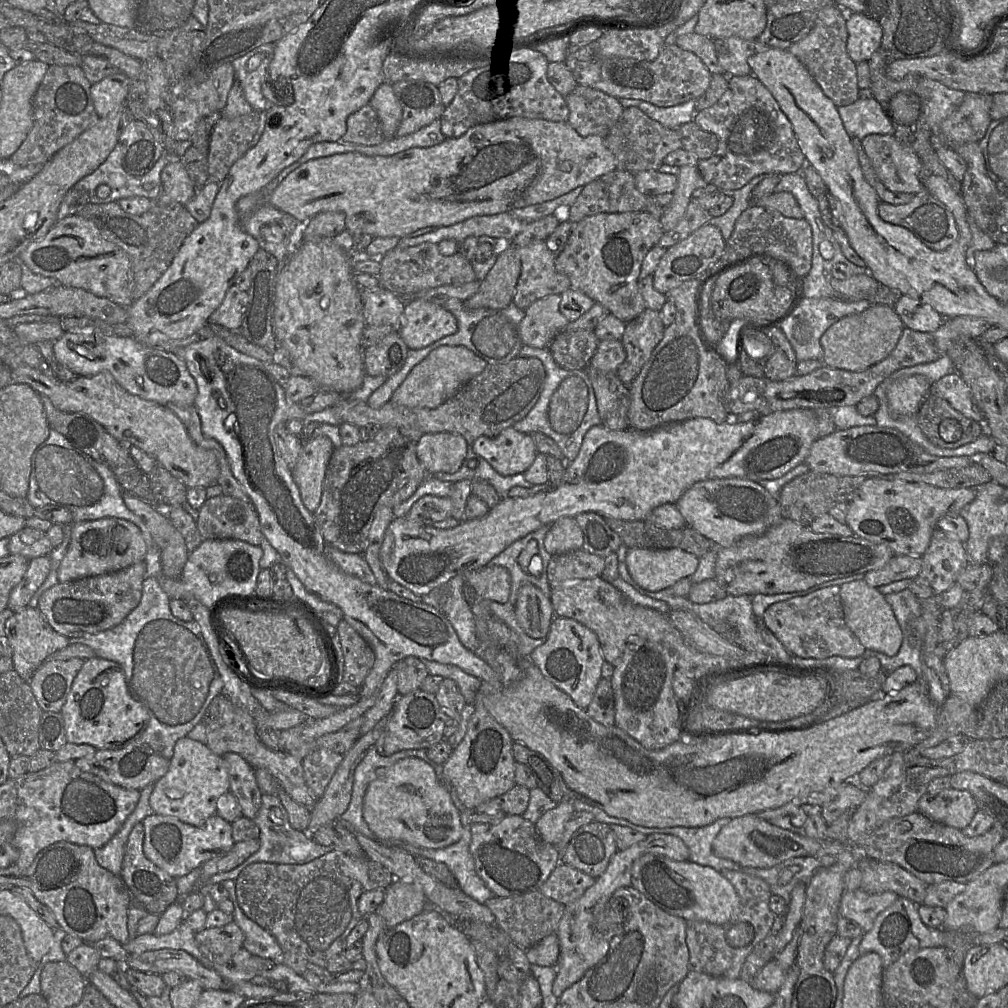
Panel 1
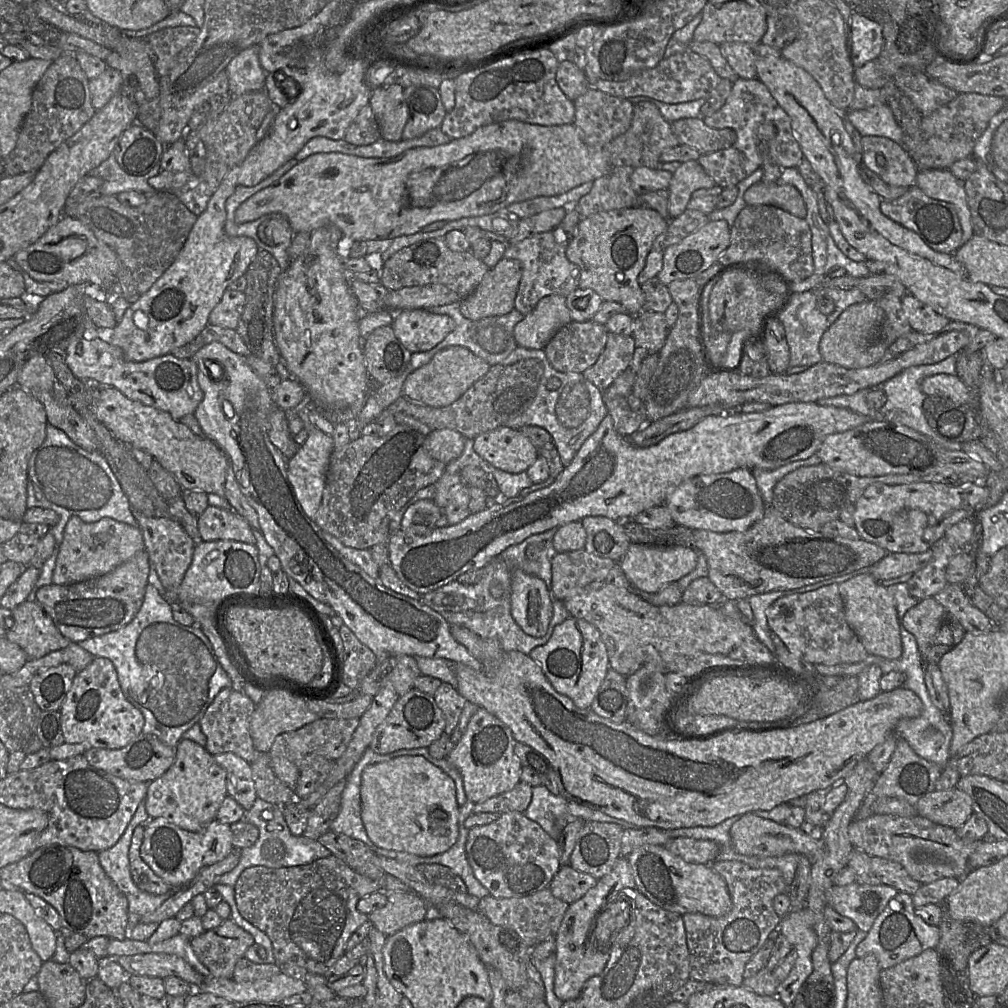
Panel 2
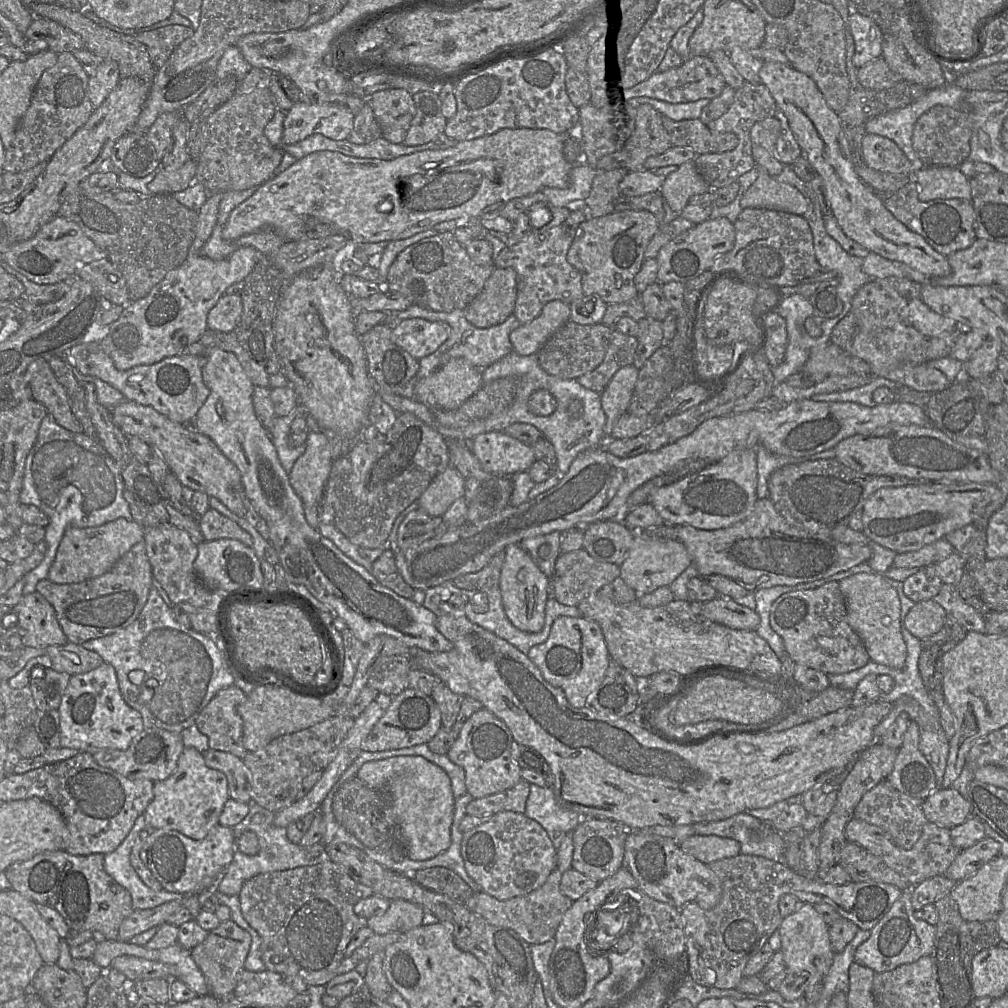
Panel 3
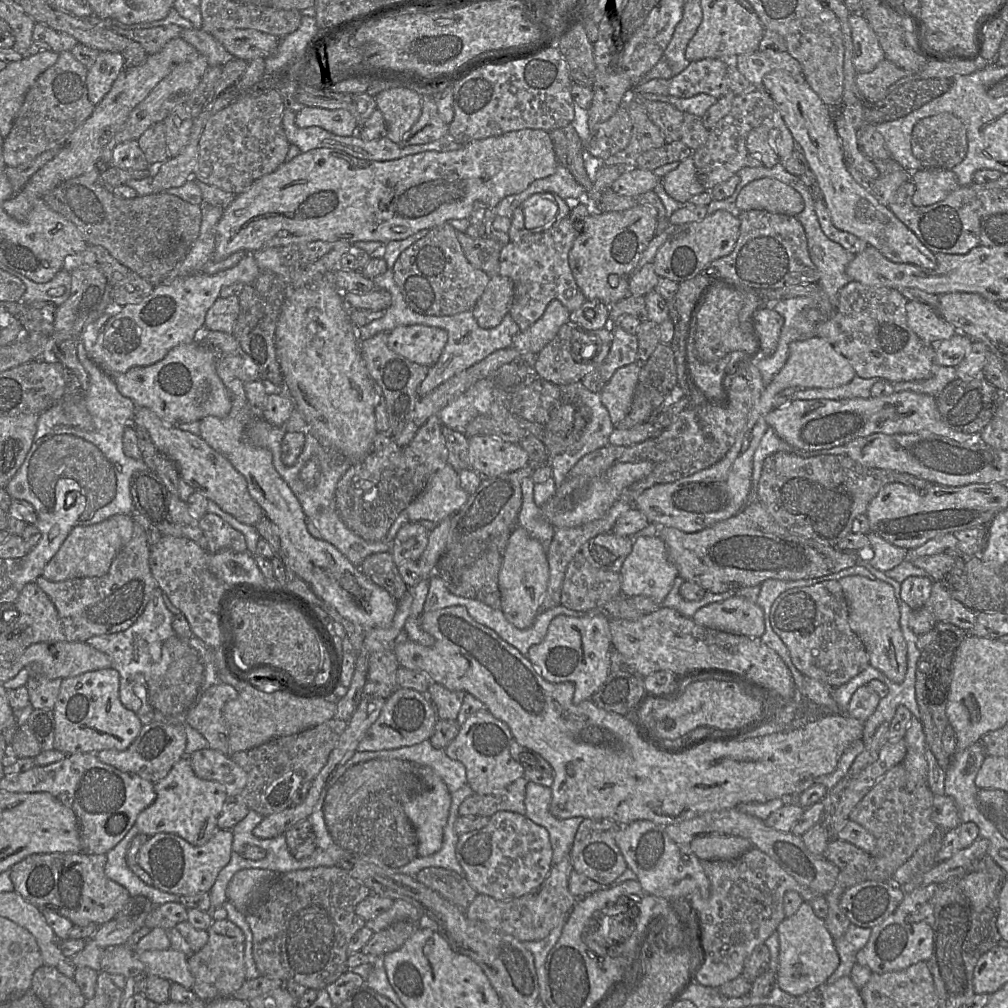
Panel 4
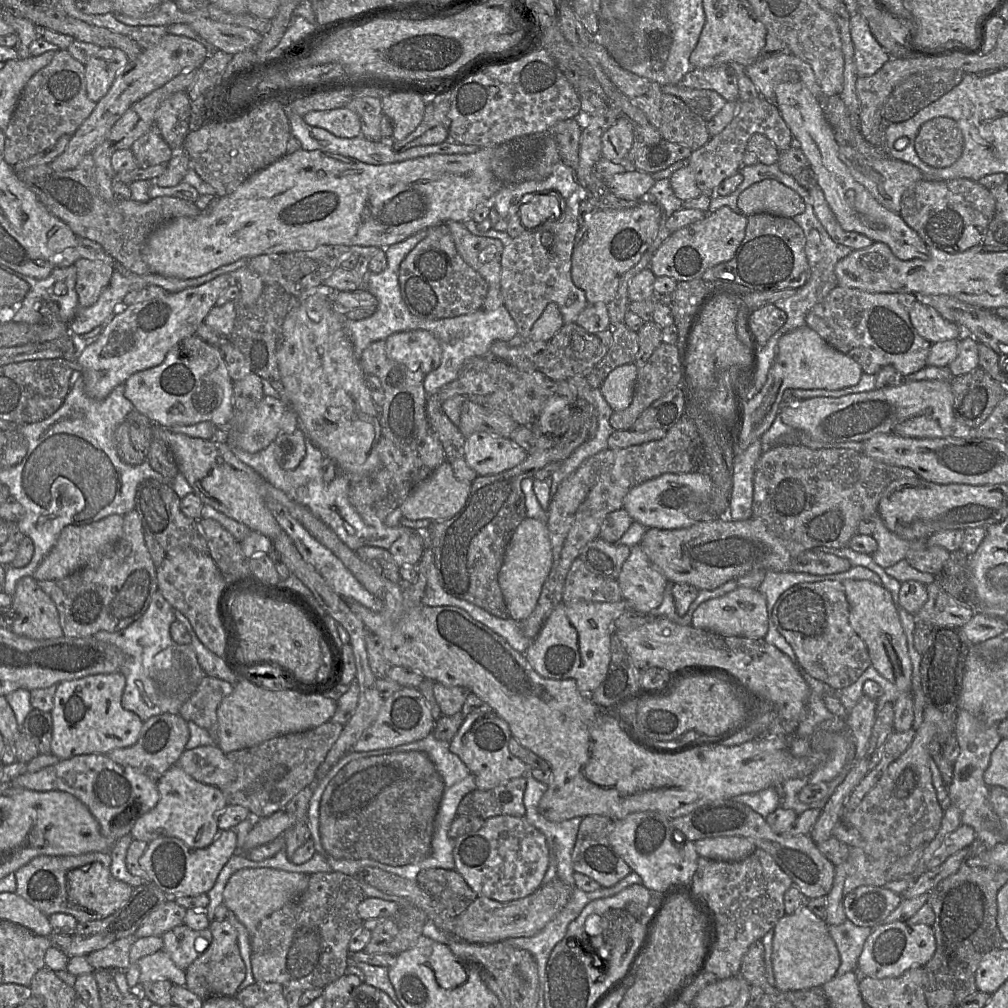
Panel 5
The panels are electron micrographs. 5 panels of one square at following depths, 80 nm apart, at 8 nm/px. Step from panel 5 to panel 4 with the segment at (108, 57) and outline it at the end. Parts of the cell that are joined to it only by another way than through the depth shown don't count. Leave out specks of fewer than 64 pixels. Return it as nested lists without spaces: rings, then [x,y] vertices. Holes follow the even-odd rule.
[[[100,52],[95,63],[87,69],[88,98],[95,106],[110,91],[114,81],[125,67],[119,52]]]

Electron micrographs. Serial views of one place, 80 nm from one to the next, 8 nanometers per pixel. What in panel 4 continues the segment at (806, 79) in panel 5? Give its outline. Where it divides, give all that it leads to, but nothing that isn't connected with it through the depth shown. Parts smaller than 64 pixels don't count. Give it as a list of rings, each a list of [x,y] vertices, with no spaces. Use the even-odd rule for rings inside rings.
[[[756,50],[740,54],[733,61],[753,88],[763,88],[763,77],[773,70],[781,69],[794,74],[802,74],[800,63],[787,51]]]

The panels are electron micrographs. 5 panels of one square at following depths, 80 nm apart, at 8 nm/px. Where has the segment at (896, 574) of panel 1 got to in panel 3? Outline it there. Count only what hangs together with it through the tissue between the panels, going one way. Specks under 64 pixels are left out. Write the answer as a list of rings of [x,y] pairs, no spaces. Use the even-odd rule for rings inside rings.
[[[945,539],[937,540],[917,551],[897,553],[892,567],[922,568],[947,558],[954,552],[953,546]]]

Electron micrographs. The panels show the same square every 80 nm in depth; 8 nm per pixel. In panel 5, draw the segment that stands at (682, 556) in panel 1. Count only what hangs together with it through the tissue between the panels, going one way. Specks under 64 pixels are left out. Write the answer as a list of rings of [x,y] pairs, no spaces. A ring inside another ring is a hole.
[[[640,544],[631,547],[617,578],[623,598],[633,604],[633,609],[650,612],[663,601],[667,578],[652,565]]]

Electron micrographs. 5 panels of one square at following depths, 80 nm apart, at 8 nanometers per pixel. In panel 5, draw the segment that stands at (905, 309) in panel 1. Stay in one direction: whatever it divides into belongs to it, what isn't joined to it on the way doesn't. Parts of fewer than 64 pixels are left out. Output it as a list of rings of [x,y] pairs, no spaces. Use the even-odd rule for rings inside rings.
[[[916,301],[910,309],[910,321],[917,333],[931,344],[961,339],[964,330],[943,318],[936,310]]]

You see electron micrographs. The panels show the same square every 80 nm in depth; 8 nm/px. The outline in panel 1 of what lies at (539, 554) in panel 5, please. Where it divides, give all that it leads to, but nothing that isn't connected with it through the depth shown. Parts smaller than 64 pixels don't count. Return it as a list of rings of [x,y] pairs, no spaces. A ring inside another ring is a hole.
[[[530,583],[518,591],[515,614],[525,633],[535,639],[547,637],[555,617],[550,598]]]

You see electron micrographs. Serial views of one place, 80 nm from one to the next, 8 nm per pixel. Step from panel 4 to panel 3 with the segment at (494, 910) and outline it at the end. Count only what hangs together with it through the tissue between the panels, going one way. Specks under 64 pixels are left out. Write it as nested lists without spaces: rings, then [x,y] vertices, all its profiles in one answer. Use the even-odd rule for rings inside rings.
[[[570,832],[557,850],[554,870],[542,886],[527,895],[508,900],[498,900],[484,892],[475,893],[467,903],[467,907],[493,926],[512,929],[529,945],[543,944],[555,938],[564,914],[573,904],[573,901],[560,891],[563,873],[572,868],[573,851],[573,832]]]

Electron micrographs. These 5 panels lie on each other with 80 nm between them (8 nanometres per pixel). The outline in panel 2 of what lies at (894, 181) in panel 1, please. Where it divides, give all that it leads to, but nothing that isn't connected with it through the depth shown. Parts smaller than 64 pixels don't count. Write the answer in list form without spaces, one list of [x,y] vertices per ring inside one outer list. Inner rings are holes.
[[[862,136],[862,161],[891,186],[916,185],[918,167],[901,145],[880,136]]]

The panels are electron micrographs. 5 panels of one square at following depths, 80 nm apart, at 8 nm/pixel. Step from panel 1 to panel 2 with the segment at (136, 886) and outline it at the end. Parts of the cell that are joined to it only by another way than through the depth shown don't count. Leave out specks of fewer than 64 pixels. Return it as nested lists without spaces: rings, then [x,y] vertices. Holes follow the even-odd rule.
[[[145,825],[135,828],[129,849],[129,864],[131,877],[136,886],[145,892],[154,895],[162,895],[172,891],[172,887],[154,871],[142,859],[140,850],[144,840]]]

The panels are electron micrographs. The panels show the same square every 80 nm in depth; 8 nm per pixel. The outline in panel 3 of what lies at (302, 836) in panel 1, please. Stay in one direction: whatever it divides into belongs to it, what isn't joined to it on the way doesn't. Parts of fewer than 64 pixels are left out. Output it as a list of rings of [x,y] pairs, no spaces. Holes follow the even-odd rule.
[[[256,803],[249,804],[249,812],[247,816],[232,830],[235,837],[235,852],[233,860],[227,869],[219,877],[219,882],[216,885],[216,891],[226,895],[238,895],[243,884],[249,879],[263,873],[285,871],[301,866],[313,866],[319,863],[330,860],[330,857],[325,849],[325,845],[317,843],[309,847],[303,847],[299,844],[292,843],[286,833],[286,828],[277,827],[270,822],[274,820],[274,814]],[[245,831],[253,831],[258,837],[260,850],[256,855],[246,855],[236,850],[236,840]]]

